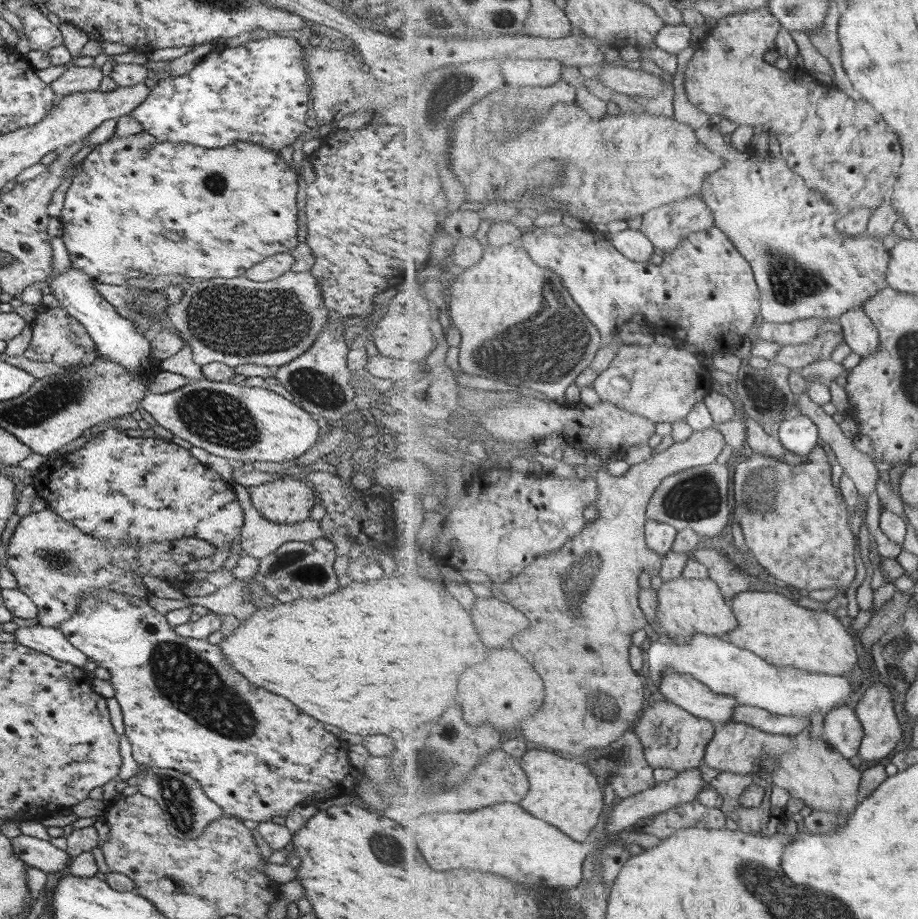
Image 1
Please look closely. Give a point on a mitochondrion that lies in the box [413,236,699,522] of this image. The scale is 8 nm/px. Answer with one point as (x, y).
(534, 353)

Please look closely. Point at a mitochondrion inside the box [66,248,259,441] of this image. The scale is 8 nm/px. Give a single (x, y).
(141, 303)

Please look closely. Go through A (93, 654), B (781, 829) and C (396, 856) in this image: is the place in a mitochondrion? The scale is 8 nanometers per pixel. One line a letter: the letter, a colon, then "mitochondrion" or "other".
A: other
B: other
C: mitochondrion

